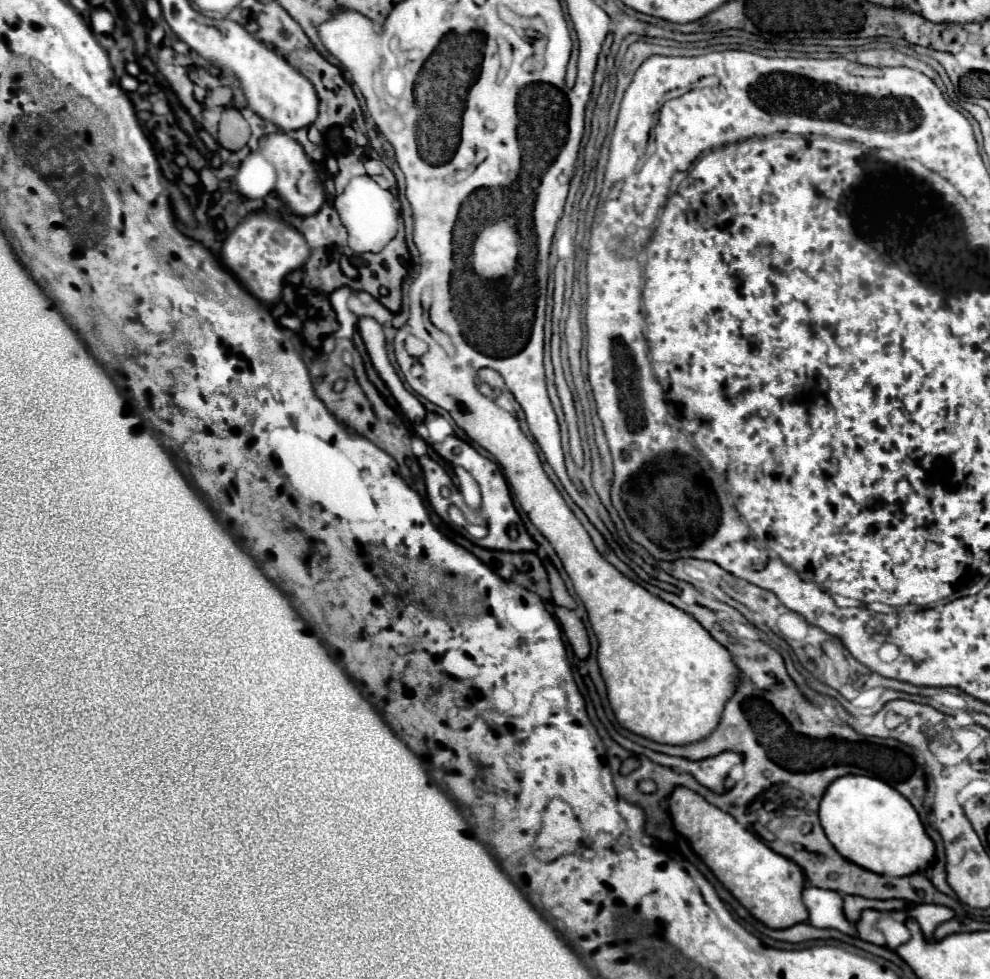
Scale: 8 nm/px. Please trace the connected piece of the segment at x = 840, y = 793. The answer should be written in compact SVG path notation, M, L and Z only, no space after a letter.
M842 776L834 780L822 802L820 802L820 822L822 828L832 842L832 846L850 862L856 866L862 866L864 870L870 870L874 874L886 874L886 876L906 876L914 872L922 872L932 866L936 860L936 846L932 838L926 834L926 828L914 810L914 806L892 786L878 778L868 778L868 776Z

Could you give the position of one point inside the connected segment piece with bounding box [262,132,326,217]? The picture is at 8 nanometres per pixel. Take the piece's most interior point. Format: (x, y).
(298, 186)

